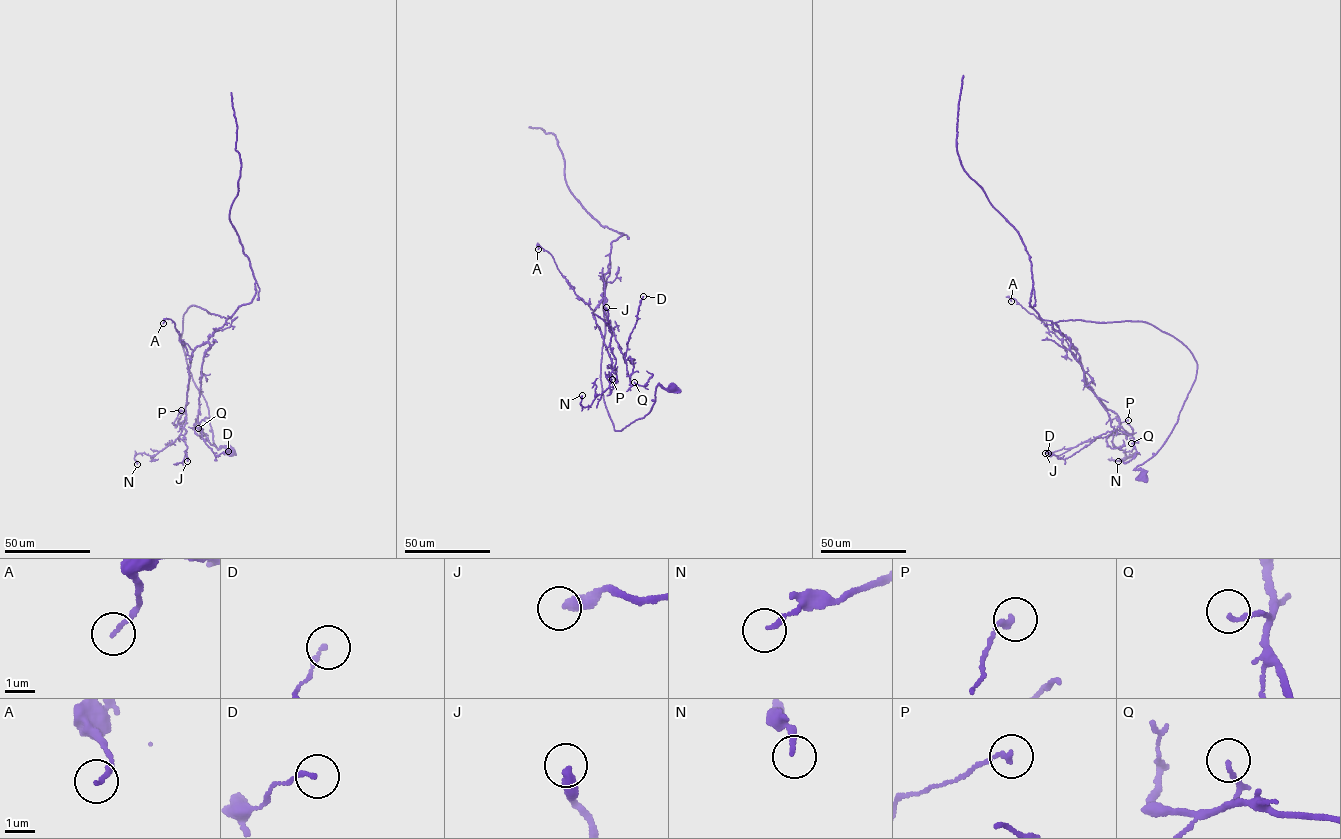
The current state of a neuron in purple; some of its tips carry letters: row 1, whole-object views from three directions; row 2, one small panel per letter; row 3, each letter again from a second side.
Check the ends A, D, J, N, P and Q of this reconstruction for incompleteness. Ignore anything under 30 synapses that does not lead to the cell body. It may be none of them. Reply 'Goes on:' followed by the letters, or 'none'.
Goes on: none

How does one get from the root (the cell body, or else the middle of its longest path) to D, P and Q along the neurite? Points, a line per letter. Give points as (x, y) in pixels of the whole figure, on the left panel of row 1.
D: (230, 450), (215, 445), (188, 369), (191, 305), (226, 319), (209, 336), (197, 422), (215, 456), (228, 451)
P: (230, 450), (214, 444), (181, 341), (195, 305), (226, 322), (192, 353), (174, 425), (181, 410)
Q: (230, 450), (214, 444), (208, 406), (183, 347), (183, 315), (193, 305), (226, 319), (209, 336), (198, 428)

